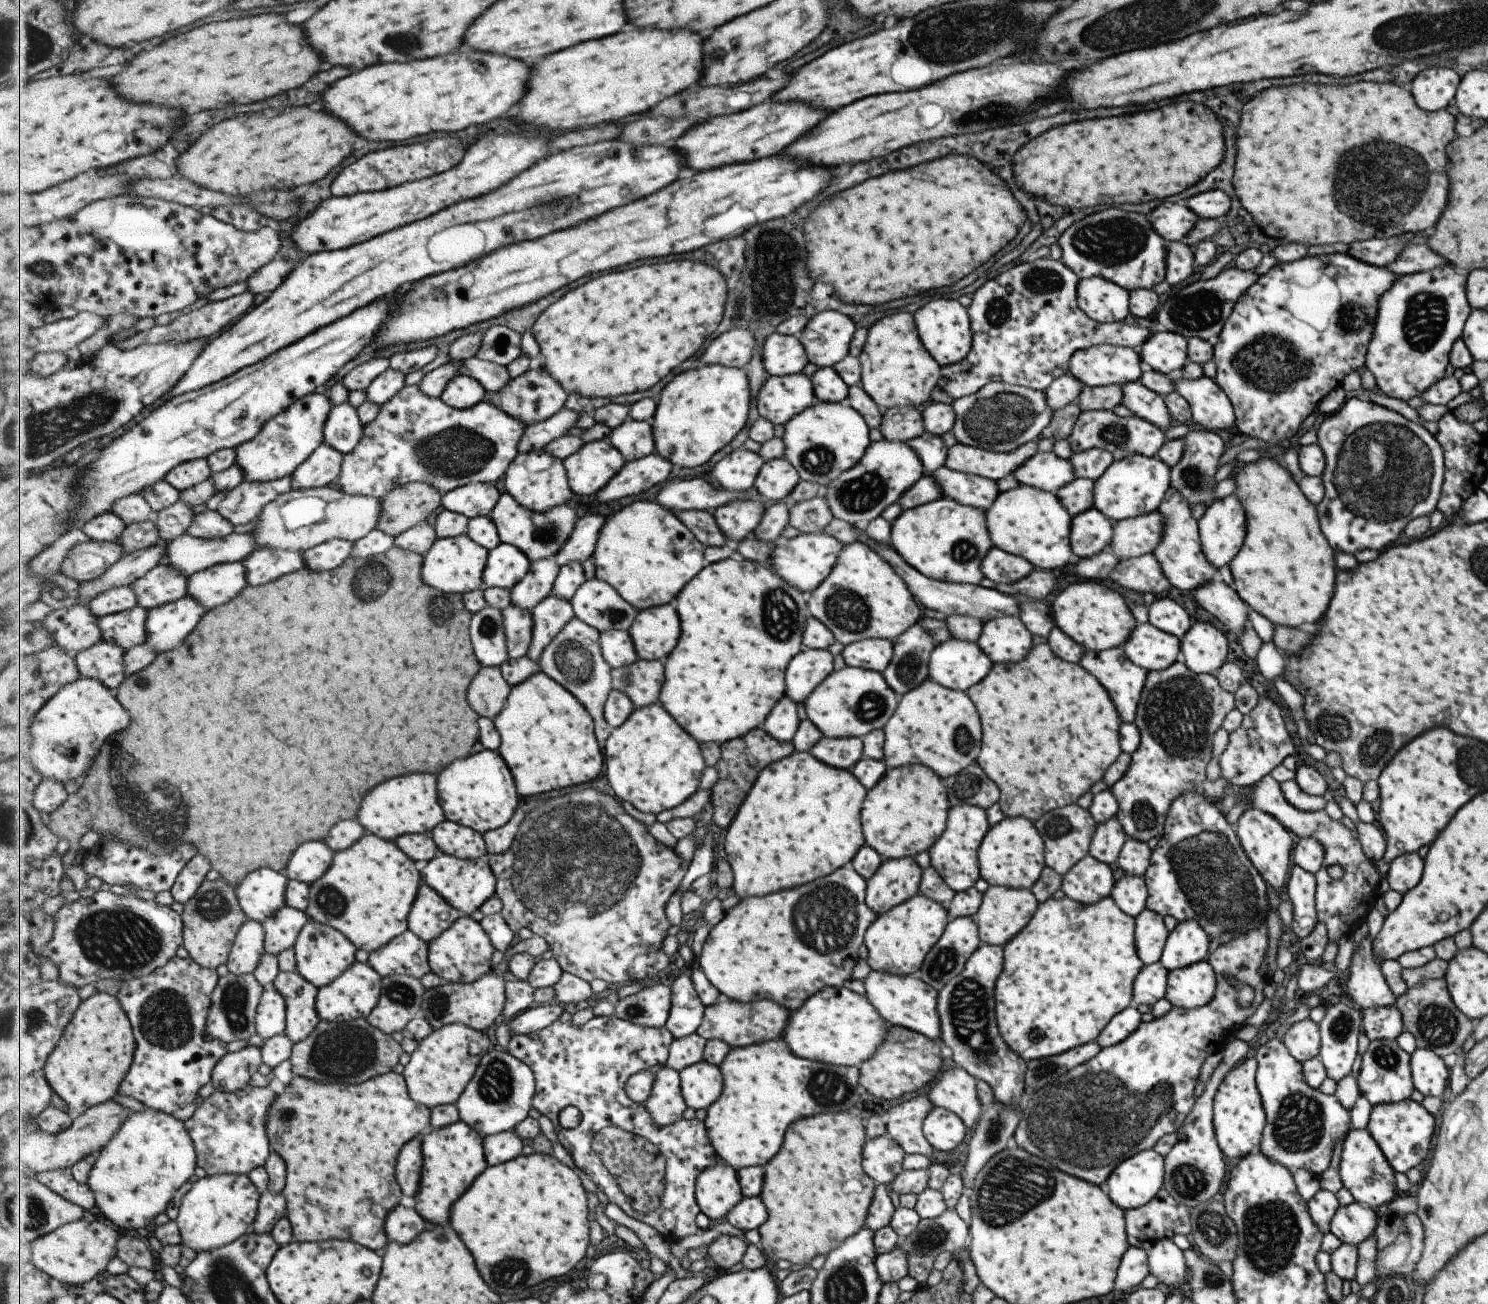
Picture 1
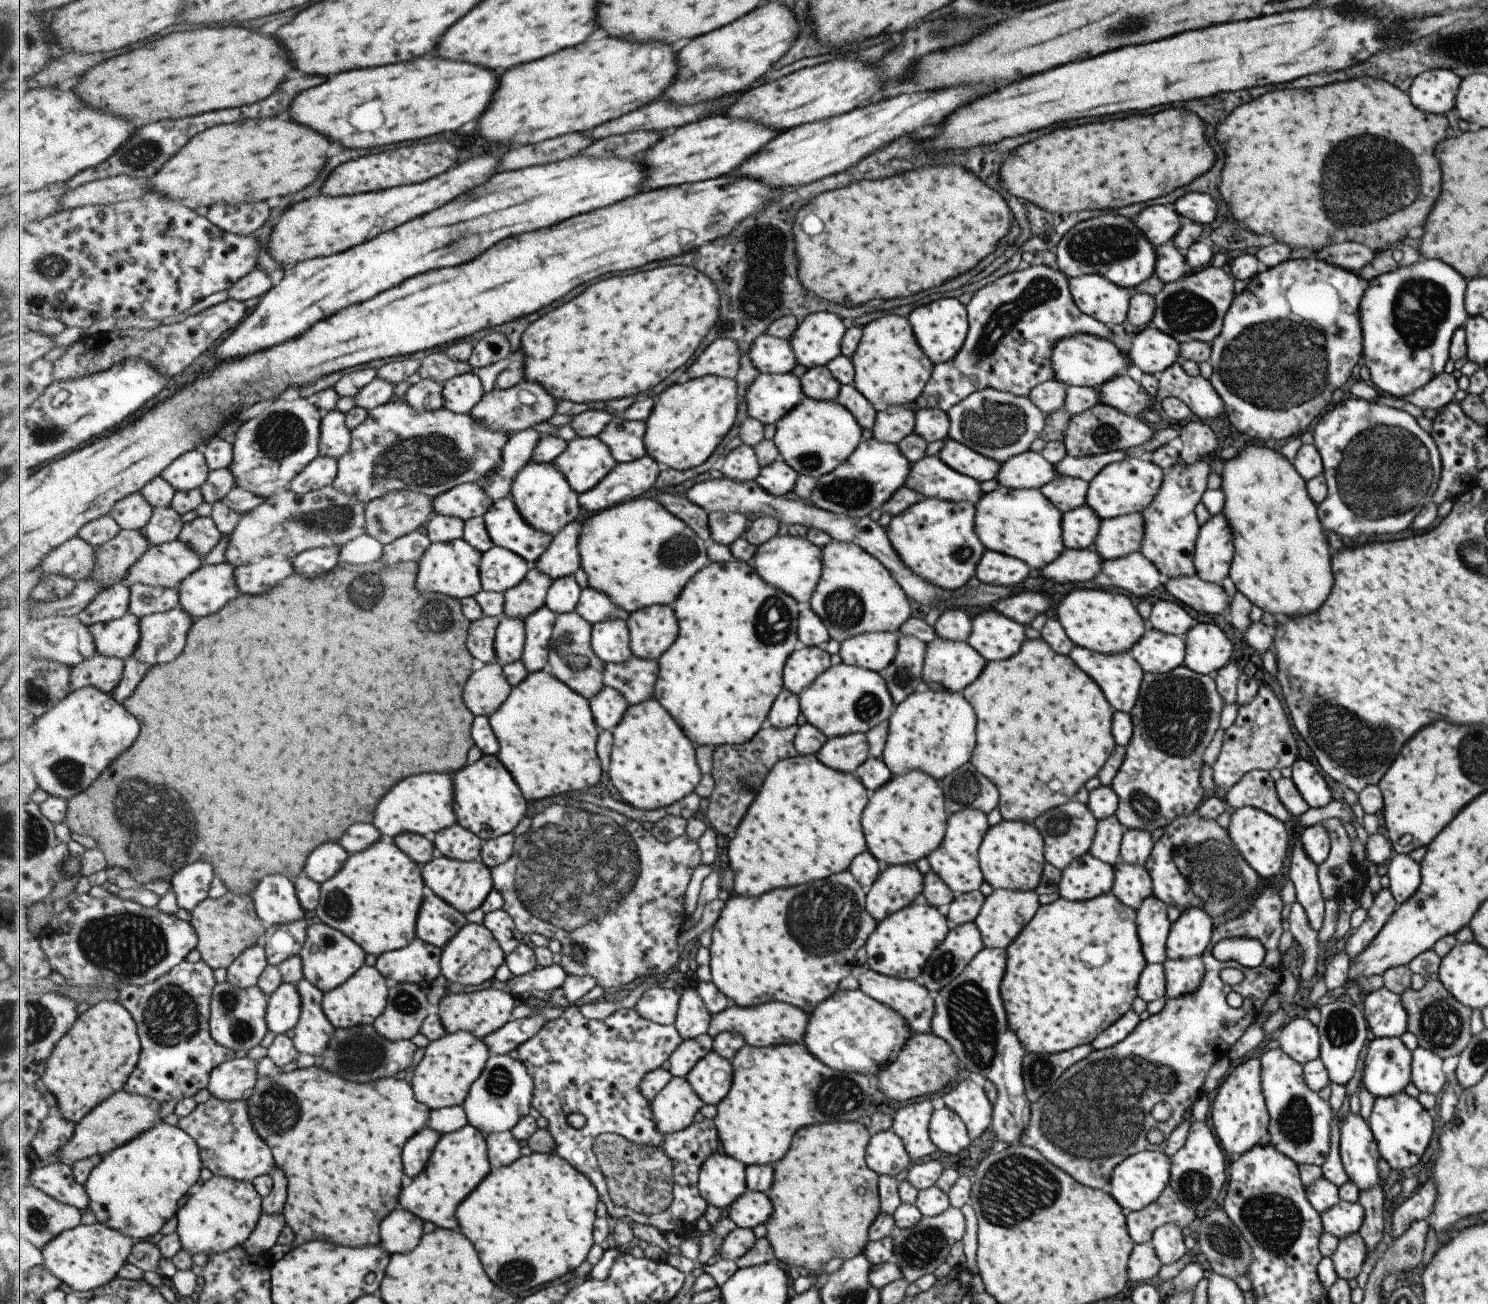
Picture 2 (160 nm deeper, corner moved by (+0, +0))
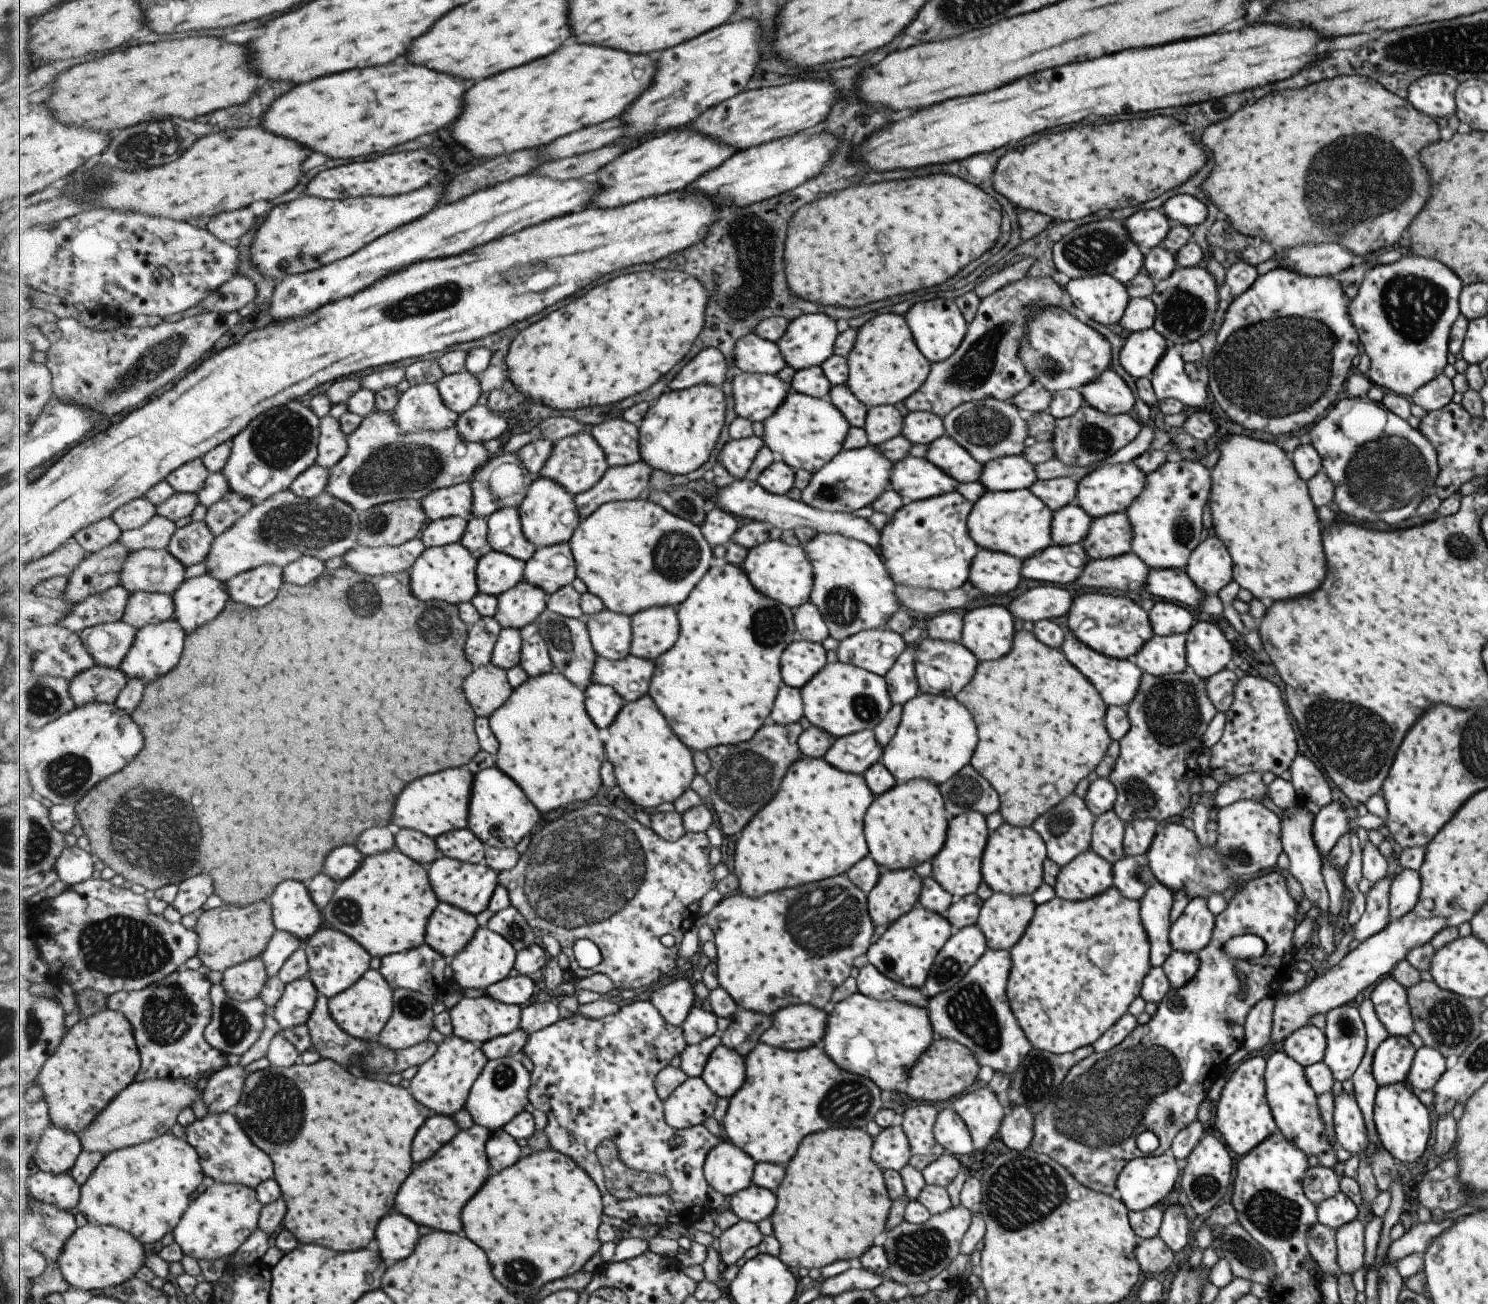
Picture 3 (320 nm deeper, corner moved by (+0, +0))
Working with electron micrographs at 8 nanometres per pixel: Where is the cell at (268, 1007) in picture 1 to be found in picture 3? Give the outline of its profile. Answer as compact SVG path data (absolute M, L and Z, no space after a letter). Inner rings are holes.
M309 976L294 980L286 985L280 1003L270 1013L283 1029L307 1024L319 995Z

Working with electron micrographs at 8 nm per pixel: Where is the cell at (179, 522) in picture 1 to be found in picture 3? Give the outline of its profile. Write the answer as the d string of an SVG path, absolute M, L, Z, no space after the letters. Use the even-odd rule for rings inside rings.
M157 514L141 528L124 531L119 541L131 552L167 549L177 529L175 521Z

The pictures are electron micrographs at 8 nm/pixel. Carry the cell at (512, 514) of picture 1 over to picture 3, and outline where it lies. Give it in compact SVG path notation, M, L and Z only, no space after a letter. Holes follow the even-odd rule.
M504 508L494 512L488 522L488 539L493 550L527 562L538 549L524 533L520 509Z

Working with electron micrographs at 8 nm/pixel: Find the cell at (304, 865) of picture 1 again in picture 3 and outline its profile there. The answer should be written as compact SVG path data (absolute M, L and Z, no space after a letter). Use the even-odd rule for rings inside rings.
M343 846L329 854L327 858L327 874L335 882L340 883L355 874L364 861L364 854L357 846Z

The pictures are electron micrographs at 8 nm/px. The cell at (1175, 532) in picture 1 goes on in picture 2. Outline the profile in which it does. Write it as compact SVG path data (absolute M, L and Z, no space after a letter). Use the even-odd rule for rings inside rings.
M1197 459L1191 464L1178 460L1163 472L1157 494L1139 513L1144 527L1138 551L1167 579L1195 574L1192 552L1200 526L1195 521L1193 508L1200 502L1201 494L1206 490L1205 483L1210 471L1209 465L1202 459Z

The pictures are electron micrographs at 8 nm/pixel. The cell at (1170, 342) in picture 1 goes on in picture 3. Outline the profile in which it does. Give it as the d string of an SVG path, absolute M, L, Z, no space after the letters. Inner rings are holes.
M1153 327L1129 333L1118 354L1119 364L1133 378L1148 378L1168 345Z

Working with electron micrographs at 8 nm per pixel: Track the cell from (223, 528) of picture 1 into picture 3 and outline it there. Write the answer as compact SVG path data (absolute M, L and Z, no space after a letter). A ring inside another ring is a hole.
M205 520L193 521L177 529L167 550L189 568L206 562L216 537Z

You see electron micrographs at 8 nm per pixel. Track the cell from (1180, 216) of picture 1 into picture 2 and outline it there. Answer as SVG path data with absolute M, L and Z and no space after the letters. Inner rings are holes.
M1147 206L1133 218L1135 226L1153 248L1171 241L1182 220L1171 206Z

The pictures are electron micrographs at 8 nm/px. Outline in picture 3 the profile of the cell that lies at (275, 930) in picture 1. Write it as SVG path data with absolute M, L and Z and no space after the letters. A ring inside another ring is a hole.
M277 929L262 954L269 977L277 977L287 959L305 943L294 934Z

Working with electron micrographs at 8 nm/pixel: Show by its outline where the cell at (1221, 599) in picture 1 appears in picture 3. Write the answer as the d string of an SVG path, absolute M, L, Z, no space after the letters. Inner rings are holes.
M1149 568L1142 592L1151 598L1169 600L1189 608L1198 608L1199 600L1205 595L1192 583L1183 568Z

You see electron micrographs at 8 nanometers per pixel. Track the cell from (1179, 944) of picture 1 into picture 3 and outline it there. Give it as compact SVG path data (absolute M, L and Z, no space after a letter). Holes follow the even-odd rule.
M1193 897L1168 930L1168 941L1171 948L1186 953L1198 953L1208 942L1214 927L1214 916L1205 905L1206 900L1201 897Z

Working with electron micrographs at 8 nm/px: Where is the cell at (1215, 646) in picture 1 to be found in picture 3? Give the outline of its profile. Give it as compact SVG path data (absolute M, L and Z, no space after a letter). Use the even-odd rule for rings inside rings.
M1213 620L1195 622L1183 636L1186 663L1200 679L1230 666L1231 643Z

